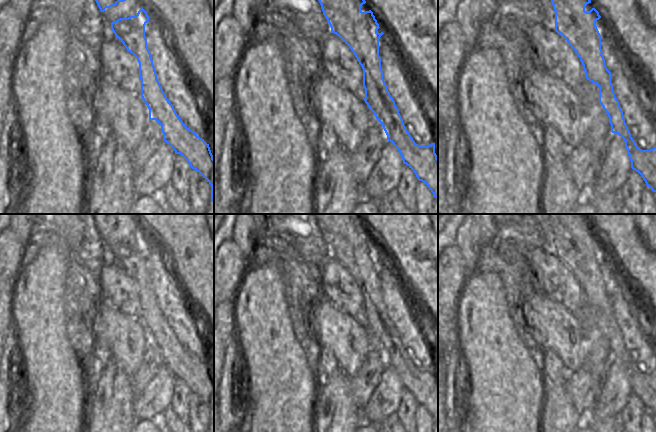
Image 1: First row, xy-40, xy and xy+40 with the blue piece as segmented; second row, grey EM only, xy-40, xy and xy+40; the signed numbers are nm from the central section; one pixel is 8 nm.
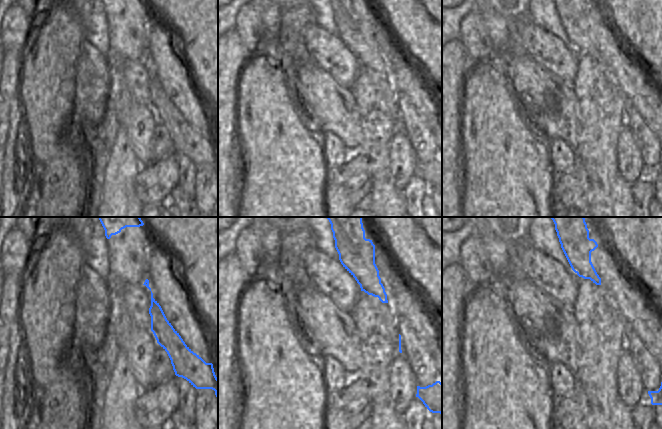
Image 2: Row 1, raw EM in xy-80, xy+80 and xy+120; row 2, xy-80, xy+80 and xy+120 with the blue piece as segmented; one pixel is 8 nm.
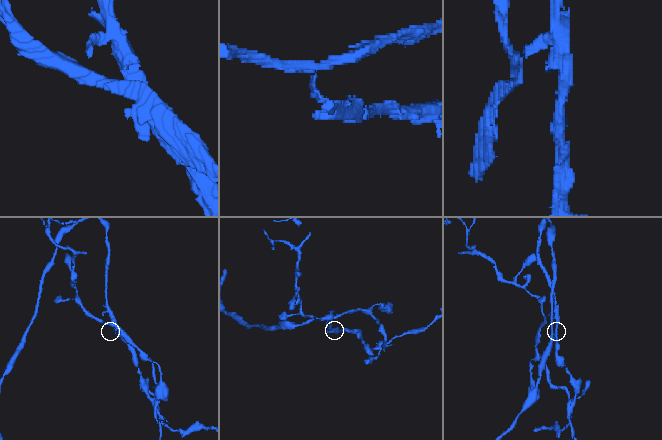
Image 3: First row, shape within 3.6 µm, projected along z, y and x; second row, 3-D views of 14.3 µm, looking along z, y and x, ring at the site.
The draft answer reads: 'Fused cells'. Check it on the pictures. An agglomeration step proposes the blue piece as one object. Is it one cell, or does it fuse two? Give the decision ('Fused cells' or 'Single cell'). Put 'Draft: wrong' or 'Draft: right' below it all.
Fused cells
Draft: right

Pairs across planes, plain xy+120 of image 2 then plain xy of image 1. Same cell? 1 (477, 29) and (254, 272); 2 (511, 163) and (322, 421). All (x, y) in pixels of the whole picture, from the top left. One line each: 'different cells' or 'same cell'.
1: different cells
2: different cells

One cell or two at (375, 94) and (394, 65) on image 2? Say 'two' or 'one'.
two

